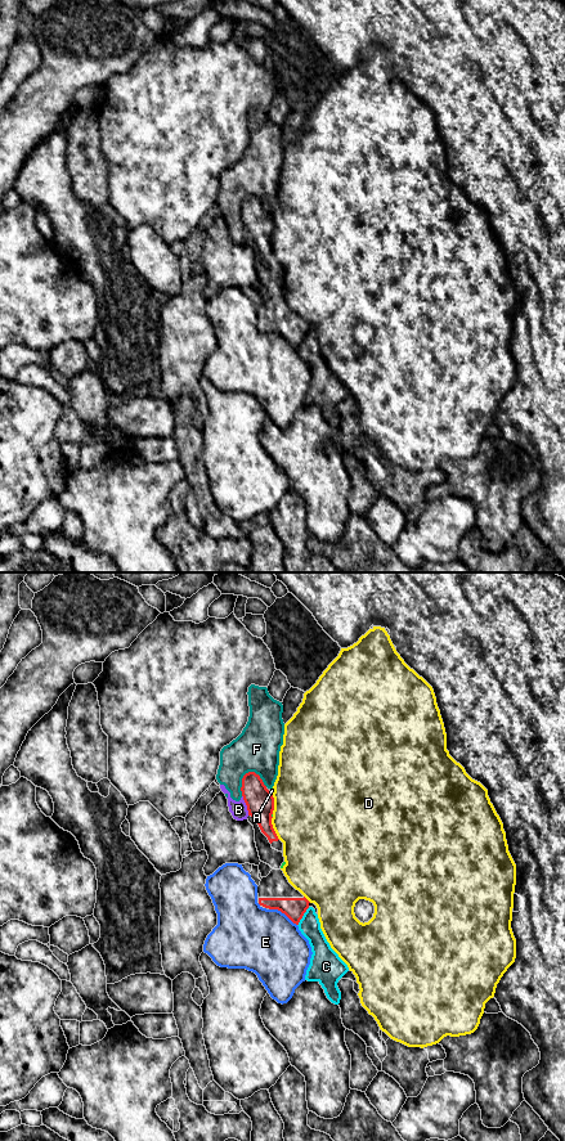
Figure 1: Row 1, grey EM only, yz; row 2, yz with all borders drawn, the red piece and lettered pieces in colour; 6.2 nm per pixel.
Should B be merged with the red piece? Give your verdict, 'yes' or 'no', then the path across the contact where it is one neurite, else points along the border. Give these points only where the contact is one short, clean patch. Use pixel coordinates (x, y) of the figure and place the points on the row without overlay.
no

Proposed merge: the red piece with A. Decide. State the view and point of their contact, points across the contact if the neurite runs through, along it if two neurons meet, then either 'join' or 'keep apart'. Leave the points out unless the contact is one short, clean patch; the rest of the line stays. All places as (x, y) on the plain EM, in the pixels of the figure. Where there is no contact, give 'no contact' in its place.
yz (270, 239) | keep apart

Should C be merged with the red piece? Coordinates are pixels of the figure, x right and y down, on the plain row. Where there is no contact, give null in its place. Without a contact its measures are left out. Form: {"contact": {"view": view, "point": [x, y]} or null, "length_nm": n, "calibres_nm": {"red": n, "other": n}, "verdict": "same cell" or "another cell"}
{"contact": {"view": "yz", "point": [303, 338]}, "length_nm": 140, "calibres_nm": {"red": 140, "other": 140}, "verdict": "another cell"}

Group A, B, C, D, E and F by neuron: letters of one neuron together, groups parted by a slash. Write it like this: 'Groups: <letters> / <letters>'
Groups: A D / B F / C / E

